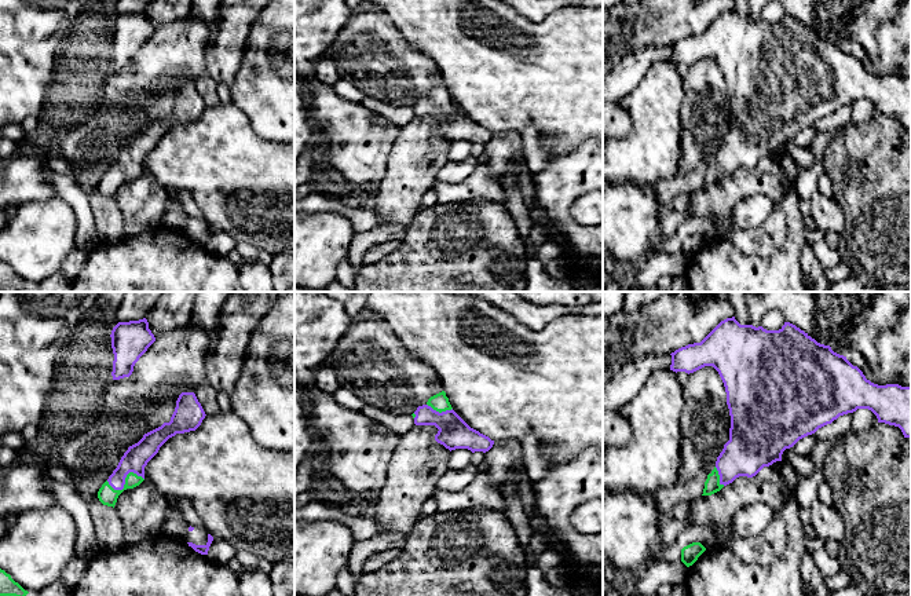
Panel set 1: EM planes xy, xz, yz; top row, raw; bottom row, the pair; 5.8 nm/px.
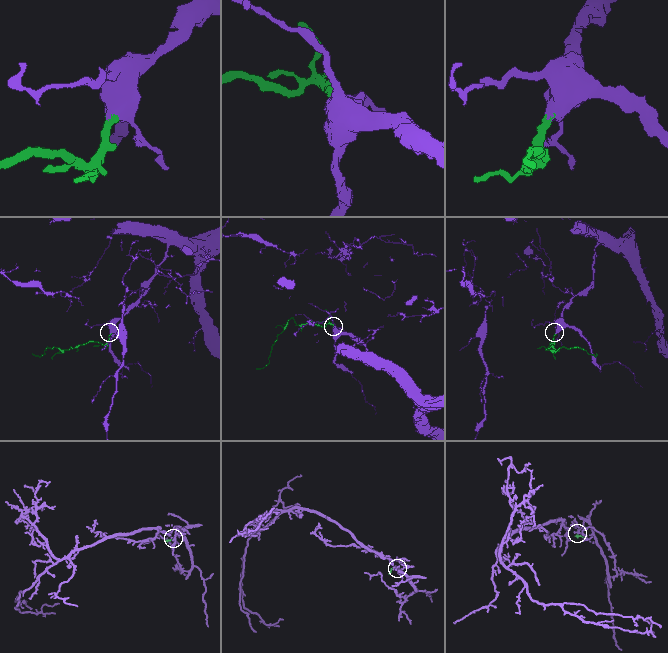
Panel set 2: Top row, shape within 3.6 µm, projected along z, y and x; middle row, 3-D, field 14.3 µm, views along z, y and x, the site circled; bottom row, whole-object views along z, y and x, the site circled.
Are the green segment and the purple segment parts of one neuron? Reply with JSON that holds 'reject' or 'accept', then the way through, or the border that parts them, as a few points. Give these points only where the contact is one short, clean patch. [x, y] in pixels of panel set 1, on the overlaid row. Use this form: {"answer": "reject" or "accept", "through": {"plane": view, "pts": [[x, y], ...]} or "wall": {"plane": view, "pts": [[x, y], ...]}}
{"answer": "accept", "through": {"plane": "xy", "pts": [[108, 496], [125, 482], [135, 459]]}}

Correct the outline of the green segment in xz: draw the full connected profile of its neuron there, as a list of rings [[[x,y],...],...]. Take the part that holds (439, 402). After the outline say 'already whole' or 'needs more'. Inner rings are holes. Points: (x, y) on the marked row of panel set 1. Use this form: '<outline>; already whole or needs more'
[[[442,391],[428,399],[411,414],[416,425],[435,425],[439,431],[435,440],[446,449],[468,449],[475,451],[489,451],[494,440],[471,428],[451,407],[446,392]]]; needs more

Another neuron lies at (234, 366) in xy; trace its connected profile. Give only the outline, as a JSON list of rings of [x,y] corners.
[[[231,292],[227,296],[220,310],[215,345],[206,348],[205,369],[209,387],[231,394],[239,379],[252,333],[264,315],[275,306],[279,293],[281,292]]]

